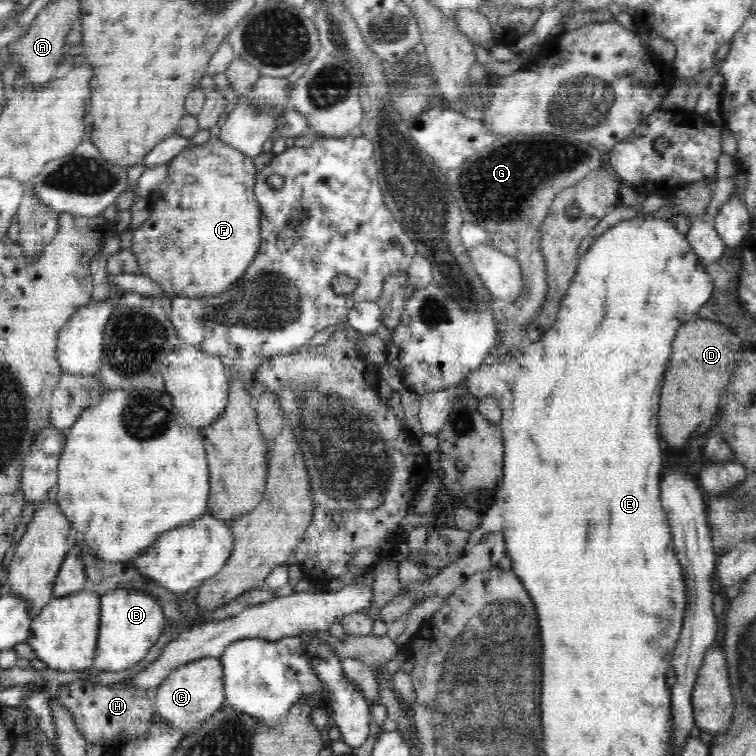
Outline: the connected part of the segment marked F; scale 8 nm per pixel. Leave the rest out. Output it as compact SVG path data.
M218 126L211 131L211 137L206 143L201 145L190 145L188 149L184 149L178 156L171 158L167 164L168 174L166 178L160 182L157 191L148 198L151 209L151 217L148 218L138 229L133 232L132 253L136 256L136 260L142 275L154 280L163 290L170 296L190 297L193 299L214 298L220 294L227 292L247 273L247 268L256 258L261 246L260 231L260 207L253 196L253 187L256 180L256 168L254 167L253 157L249 157L244 153L236 150L236 148L220 142L218 139Z

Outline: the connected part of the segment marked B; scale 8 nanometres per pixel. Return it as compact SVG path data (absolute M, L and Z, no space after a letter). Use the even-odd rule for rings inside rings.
M114 589L100 597L100 624L93 668L123 671L140 662L158 642L166 626L161 604L147 592Z

